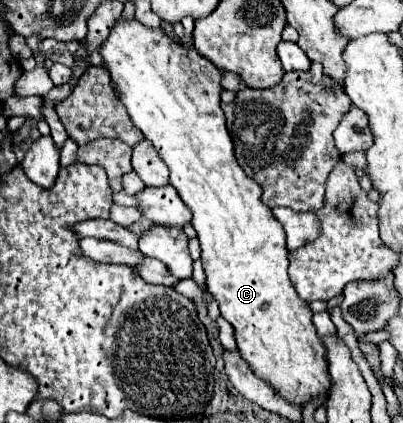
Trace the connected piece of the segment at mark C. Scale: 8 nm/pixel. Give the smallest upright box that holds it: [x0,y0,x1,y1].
[99,17,331,405]

